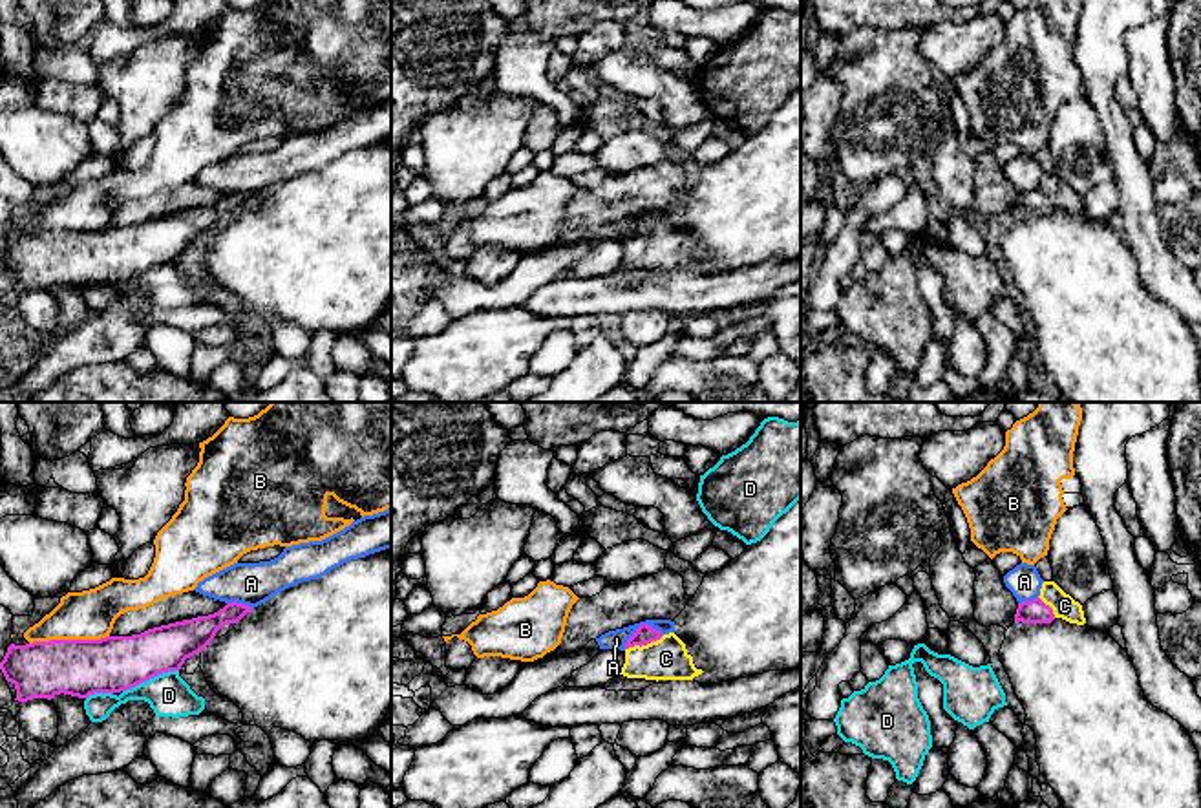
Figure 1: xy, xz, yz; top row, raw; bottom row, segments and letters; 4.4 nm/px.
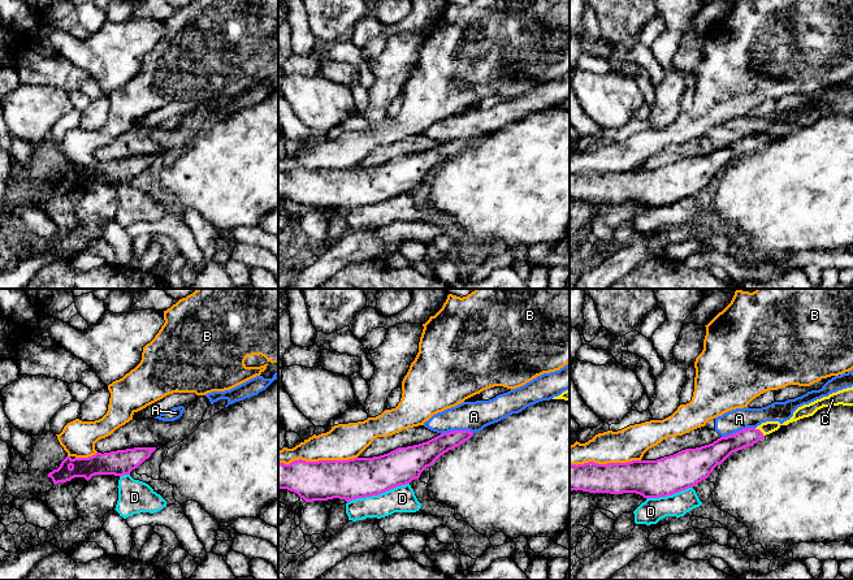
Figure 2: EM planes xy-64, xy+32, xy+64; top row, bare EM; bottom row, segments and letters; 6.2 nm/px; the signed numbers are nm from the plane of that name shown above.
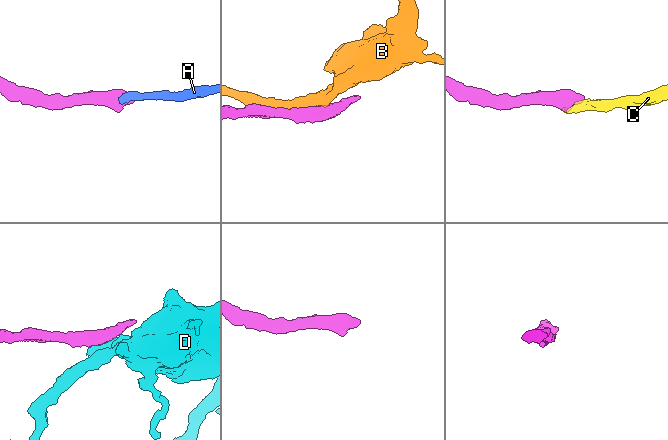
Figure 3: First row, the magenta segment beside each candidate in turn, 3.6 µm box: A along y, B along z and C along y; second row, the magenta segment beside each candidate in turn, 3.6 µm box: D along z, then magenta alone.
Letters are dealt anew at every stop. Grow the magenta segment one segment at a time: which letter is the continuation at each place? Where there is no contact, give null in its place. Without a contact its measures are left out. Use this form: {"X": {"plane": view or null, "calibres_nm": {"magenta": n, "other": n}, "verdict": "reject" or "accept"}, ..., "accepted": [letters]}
{"A": {"plane": "xz", "calibres_nm": {"magenta": 90, "other": 80}, "verdict": "reject"}, "B": {"plane": "xy", "calibres_nm": {"magenta": 260, "other": 220}, "verdict": "reject"}, "C": {"plane": "xz", "calibres_nm": {"magenta": 90, "other": 190}, "verdict": "accept"}, "D": {"plane": "xy", "calibres_nm": {"magenta": 240, "other": 190}, "verdict": "reject"}, "accepted": ["C"]}

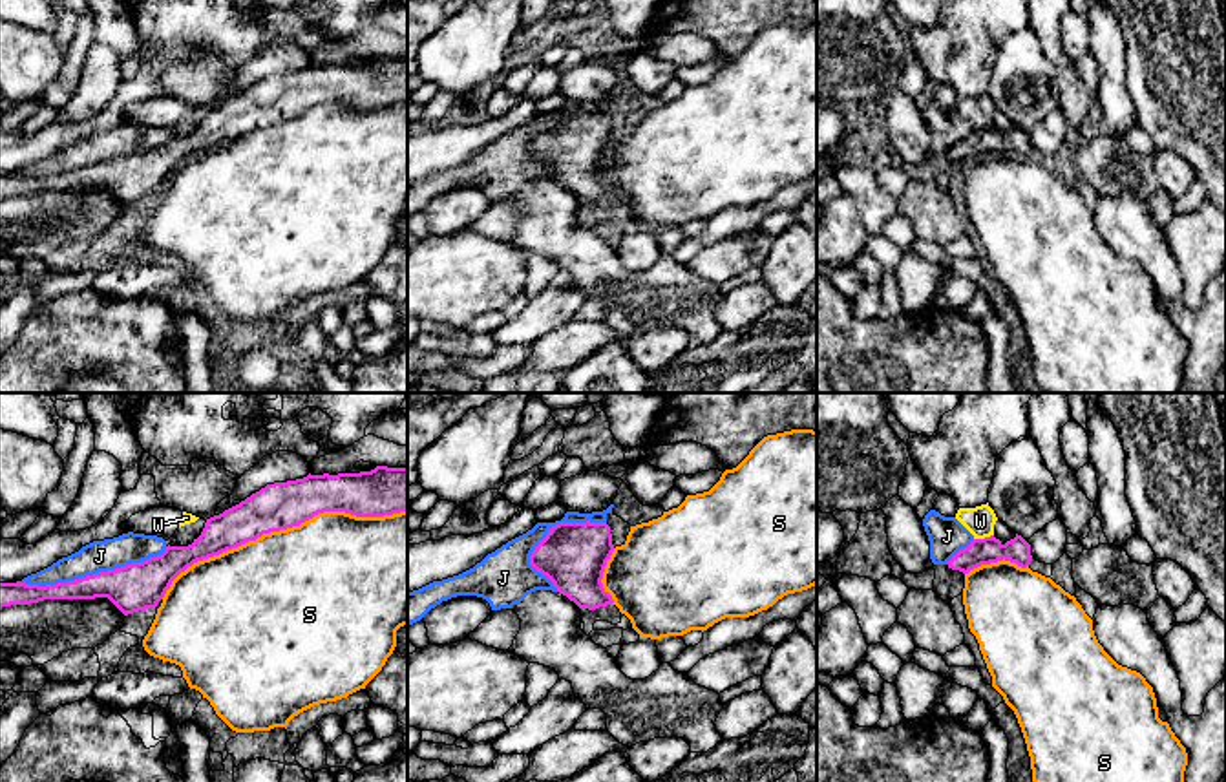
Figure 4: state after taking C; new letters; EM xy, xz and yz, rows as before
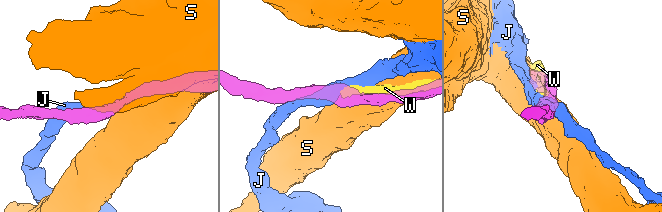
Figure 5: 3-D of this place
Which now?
{"J": {"plane": "xy", "calibres_nm": {"magenta": 220, "other": 140}, "verdict": "reject"}, "S": {"plane": "xy", "calibres_nm": {"magenta": 200, "other": 480}, "verdict": "reject"}, "W": {"plane": "yz", "calibres_nm": {"magenta": 120, "other": 130}, "verdict": "reject"}, "accepted": []}

